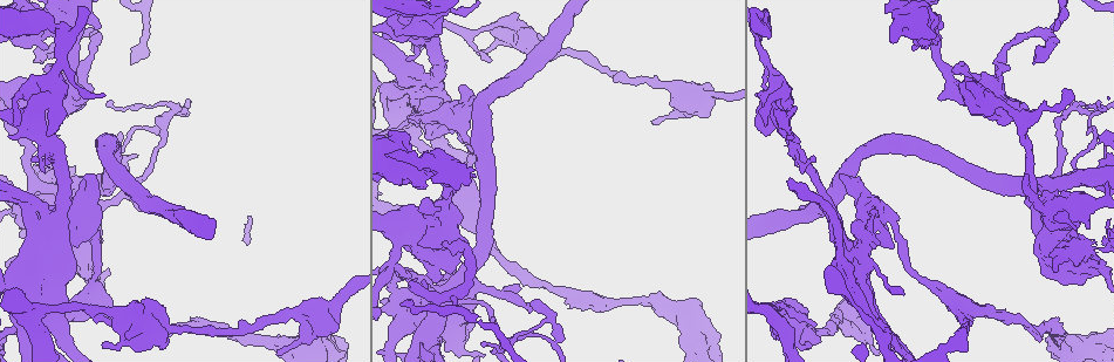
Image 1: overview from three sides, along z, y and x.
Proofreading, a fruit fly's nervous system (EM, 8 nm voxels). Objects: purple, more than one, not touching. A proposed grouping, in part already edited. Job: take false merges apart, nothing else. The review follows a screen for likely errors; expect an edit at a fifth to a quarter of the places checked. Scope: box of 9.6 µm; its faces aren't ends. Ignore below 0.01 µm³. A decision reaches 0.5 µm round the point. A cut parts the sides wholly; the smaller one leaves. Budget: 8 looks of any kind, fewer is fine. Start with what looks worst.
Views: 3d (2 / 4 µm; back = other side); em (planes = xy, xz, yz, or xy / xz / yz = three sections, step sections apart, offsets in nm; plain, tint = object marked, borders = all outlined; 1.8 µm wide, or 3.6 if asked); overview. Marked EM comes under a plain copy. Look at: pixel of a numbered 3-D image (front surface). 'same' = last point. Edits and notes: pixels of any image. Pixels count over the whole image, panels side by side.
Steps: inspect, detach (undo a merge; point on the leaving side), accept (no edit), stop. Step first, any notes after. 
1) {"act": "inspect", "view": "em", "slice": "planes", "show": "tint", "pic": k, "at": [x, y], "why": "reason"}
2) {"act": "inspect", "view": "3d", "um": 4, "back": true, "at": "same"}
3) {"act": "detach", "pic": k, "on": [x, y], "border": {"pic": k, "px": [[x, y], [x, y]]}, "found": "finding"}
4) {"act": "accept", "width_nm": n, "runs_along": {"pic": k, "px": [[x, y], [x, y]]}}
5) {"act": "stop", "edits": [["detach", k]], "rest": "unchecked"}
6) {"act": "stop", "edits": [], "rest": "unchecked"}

{"act": "inspect", "view": "em", "um": 3.6, "slice": "planes", "show": "tint", "pic": 1, "at": [1031, 207], "why": "three arms meet"}

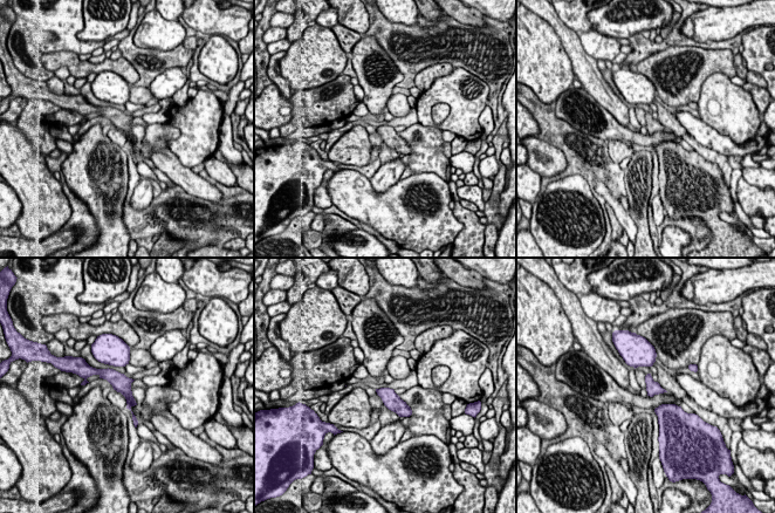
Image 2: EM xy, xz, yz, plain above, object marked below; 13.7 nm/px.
{"act": "accept", "width_nm": 190, "runs_along": {"pic": 2, "px": [[122, 355], [112, 375], [130, 404]]}, "found": "continuous, no second neuron"}

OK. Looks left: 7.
{"act": "inspect", "view": "em", "slice": "planes", "show": "tint", "pic": 1, "at": [458, 299], "why": "branch point"}

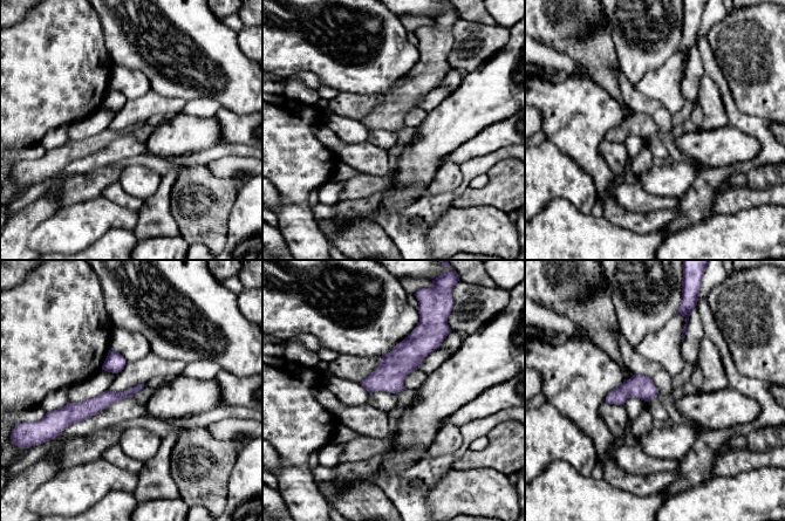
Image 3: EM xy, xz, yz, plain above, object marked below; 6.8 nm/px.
{"act": "accept", "runs_along": {"pic": 3, "px": [[430, 331], [383, 378], [364, 383]]}, "found": "one neuron here"}

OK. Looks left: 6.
{"act": "inspect", "view": "3d", "um": 4, "pic": 1, "at": [24, 118], "why": "sudden change in width"}

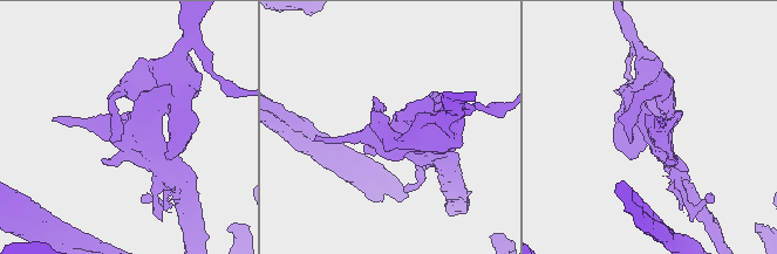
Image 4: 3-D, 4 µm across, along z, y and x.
{"act": "inspect", "view": "em", "slice": "xz", "step": 8, "show": "tint", "pic": 4, "at": [659, 134]}

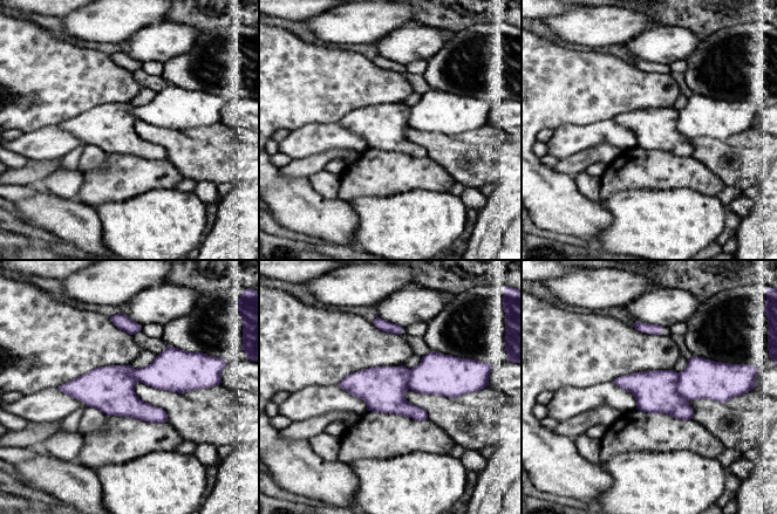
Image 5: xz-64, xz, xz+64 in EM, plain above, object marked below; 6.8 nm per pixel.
{"act": "inspect", "view": "em", "slice": "planes", "show": "tint", "at": "same", "why": "another direction"}

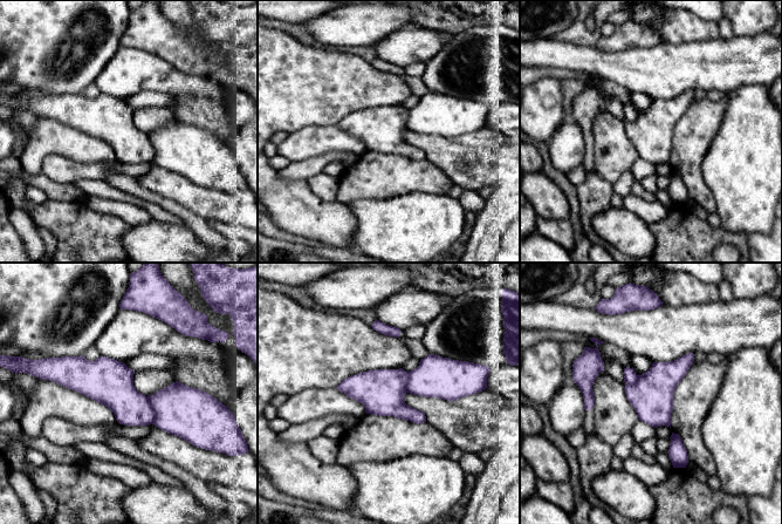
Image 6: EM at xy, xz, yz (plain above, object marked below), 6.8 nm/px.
{"act": "accept", "runs_along": {"pic": 6, "px": [[59, 376], [128, 403], [197, 400]]}, "found": "continuous, no second neuron"}

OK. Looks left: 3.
{"act": "stop", "edits": [], "rest": "unchecked"}

